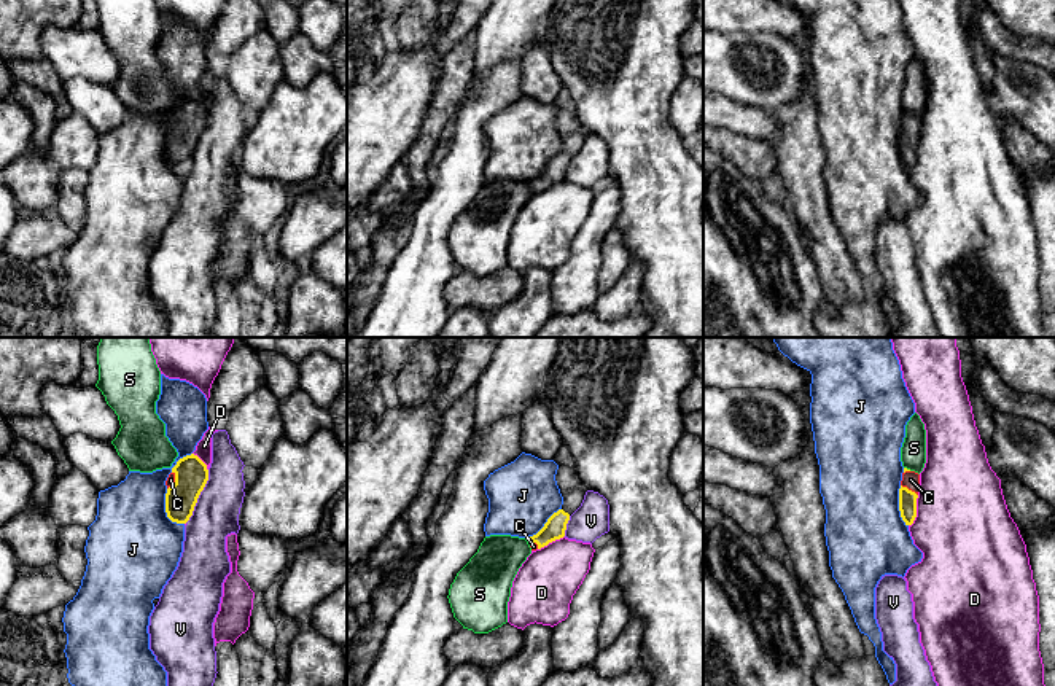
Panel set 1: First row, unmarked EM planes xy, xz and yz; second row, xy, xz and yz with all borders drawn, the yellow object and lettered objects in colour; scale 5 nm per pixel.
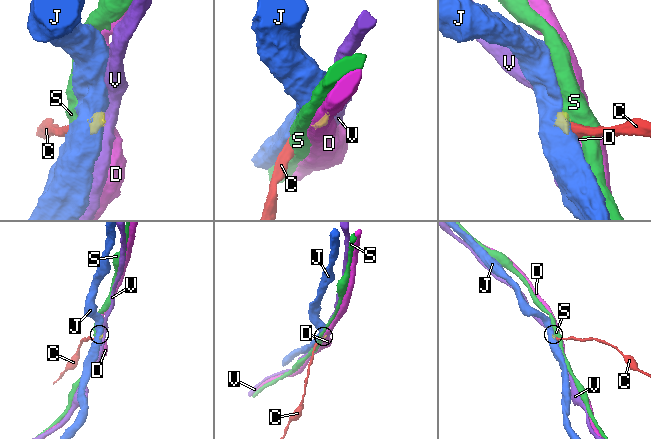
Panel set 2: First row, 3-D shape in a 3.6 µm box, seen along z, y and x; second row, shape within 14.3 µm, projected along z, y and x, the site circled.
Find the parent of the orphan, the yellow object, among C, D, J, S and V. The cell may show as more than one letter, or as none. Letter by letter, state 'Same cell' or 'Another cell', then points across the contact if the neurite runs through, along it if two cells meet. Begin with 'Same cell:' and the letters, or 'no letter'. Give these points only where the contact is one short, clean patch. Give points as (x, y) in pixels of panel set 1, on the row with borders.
Same cell: C
C: Same cell. Path across: yz (907, 500), (907, 489), (910, 479)
D: Another cell. Boundary: yz (918, 495), (915, 519), (909, 526)
J: Another cell
S: Another cell. Boundary: xz (525, 538), (529, 545)
V: Another cell. Boundary: xy (209, 470), (209, 479), (193, 514), (185, 522)

